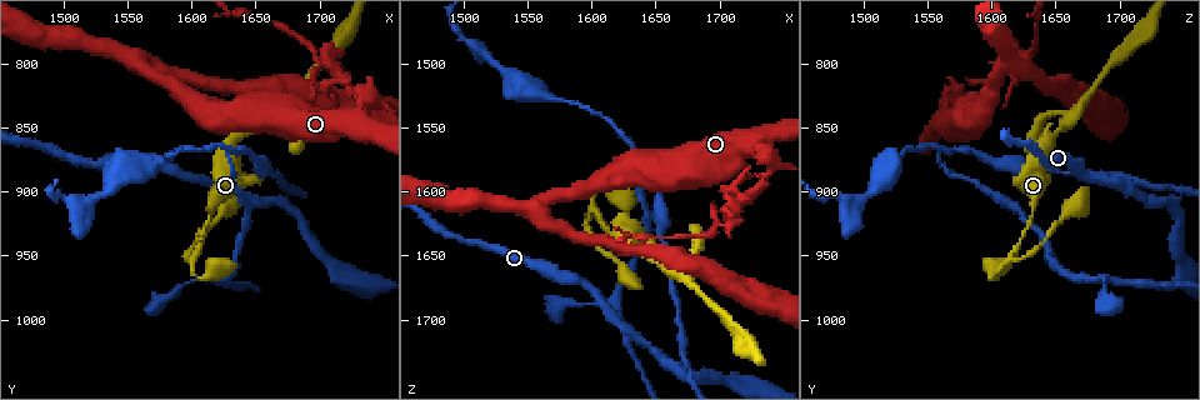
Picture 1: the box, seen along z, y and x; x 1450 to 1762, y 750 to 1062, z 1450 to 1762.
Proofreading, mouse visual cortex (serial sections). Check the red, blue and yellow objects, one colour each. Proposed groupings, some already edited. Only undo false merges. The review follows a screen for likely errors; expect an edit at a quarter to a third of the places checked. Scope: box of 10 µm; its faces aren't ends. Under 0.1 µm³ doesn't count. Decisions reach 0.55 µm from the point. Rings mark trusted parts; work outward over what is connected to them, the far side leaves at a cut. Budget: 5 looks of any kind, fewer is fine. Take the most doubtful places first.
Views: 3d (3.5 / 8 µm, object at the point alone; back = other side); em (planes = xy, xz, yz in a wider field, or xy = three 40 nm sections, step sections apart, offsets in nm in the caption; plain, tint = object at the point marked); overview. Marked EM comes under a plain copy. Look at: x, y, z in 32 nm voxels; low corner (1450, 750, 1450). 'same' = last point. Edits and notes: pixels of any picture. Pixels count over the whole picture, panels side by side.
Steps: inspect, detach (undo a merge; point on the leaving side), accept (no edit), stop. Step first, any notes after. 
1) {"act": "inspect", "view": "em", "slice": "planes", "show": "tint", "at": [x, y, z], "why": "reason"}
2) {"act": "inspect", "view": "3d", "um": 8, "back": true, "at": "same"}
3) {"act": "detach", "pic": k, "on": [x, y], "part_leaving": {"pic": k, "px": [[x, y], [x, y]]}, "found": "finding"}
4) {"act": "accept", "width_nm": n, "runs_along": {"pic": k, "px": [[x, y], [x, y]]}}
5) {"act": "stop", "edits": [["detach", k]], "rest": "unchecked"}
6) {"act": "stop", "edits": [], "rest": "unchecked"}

{"act": "inspect", "view": "3d", "um": 8, "at": [1670, 910, 1742], "why": "looks like a crossing"}

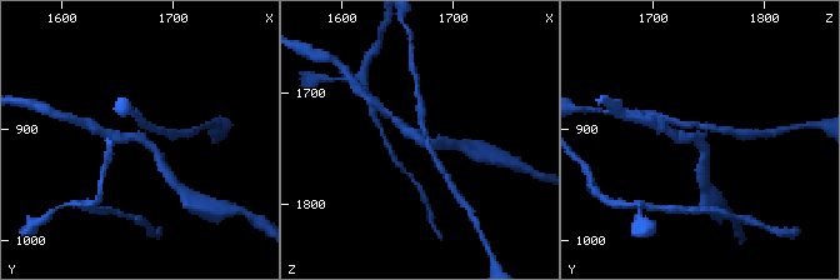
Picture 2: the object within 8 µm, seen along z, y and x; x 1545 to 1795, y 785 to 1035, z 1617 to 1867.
{"act": "inspect", "view": "em", "slice": "xy", "step": 2, "show": "tint", "at": "same", "why": "shape alone is not enough"}

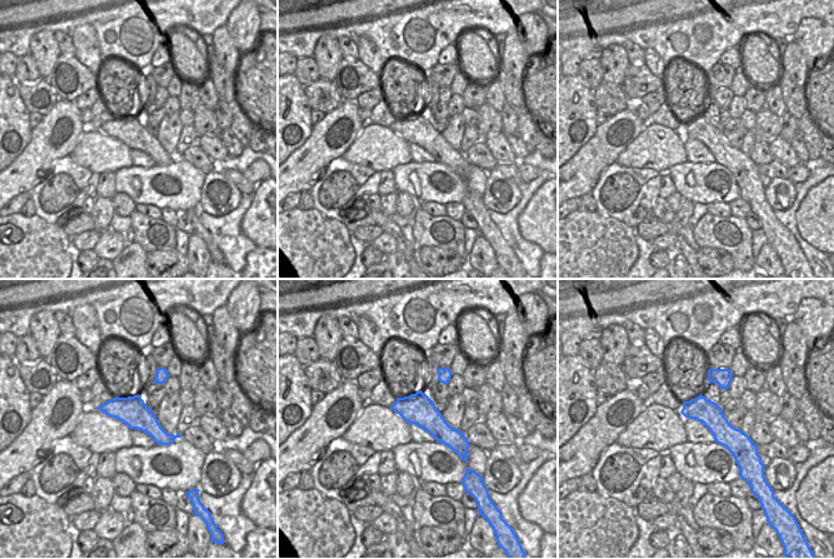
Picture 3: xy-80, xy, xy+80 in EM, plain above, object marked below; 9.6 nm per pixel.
{"act": "detach", "pic": 2, "on": [726, 130], "arm_widths_nm": [200, 200, 200, 250], "part_leaving": {"pic": 2, "px": [[428, 145], [419, 98]]}, "found": "a second cell is stuck on"}

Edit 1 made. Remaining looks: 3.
{"act": "inspect", "view": "3d", "um": 8, "at": [1742, 828, 1578], "why": "abrupt turn"}

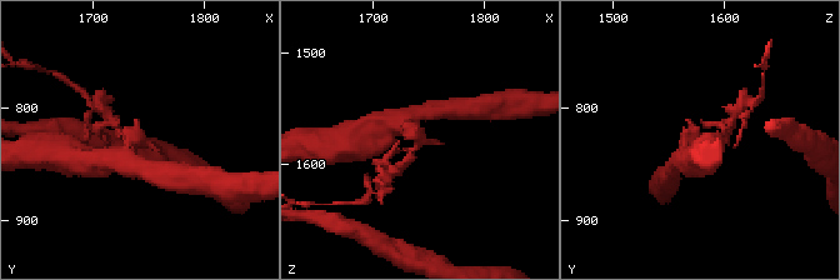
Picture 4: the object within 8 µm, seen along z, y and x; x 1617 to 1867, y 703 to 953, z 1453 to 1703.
{"act": "inspect", "view": "em", "slice": "xy", "step": 5, "show": "tint", "at": "same", "why": "need the tissue"}

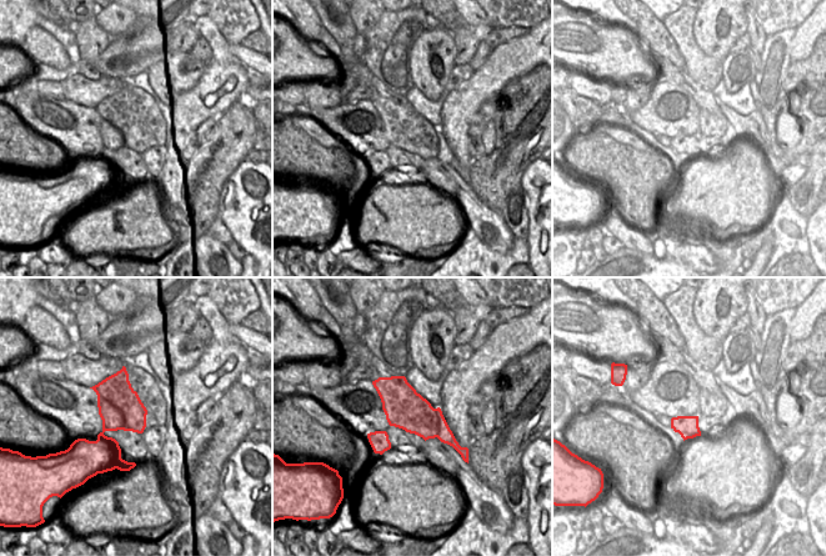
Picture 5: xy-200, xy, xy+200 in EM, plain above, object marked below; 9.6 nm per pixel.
{"act": "accept", "found": "continuous, no second cell"}

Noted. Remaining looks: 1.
{"act": "stop", "edits": [["detach", 2]], "rest": "unchecked"}

